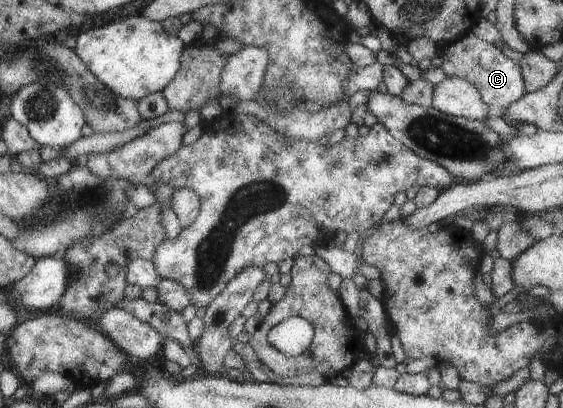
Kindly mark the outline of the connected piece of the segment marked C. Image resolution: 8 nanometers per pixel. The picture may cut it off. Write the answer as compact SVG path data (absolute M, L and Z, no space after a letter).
M468 33L463 38L455 39L451 44L443 45L440 68L446 76L456 76L469 81L480 94L481 100L490 107L504 109L526 93L524 81L520 77L518 63L510 61L494 45L478 39Z

